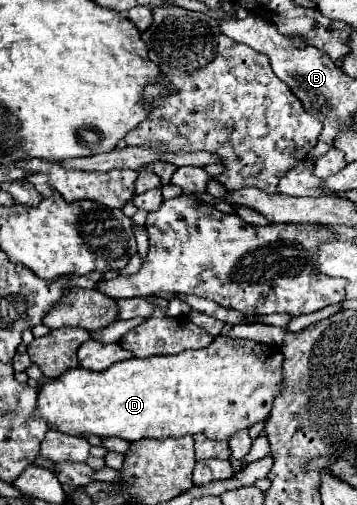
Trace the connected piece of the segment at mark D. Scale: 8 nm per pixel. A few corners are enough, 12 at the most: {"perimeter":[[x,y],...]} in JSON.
{"perimeter":[[278,346],[72,368],[38,392],[52,430],[230,440],[270,416]]}

